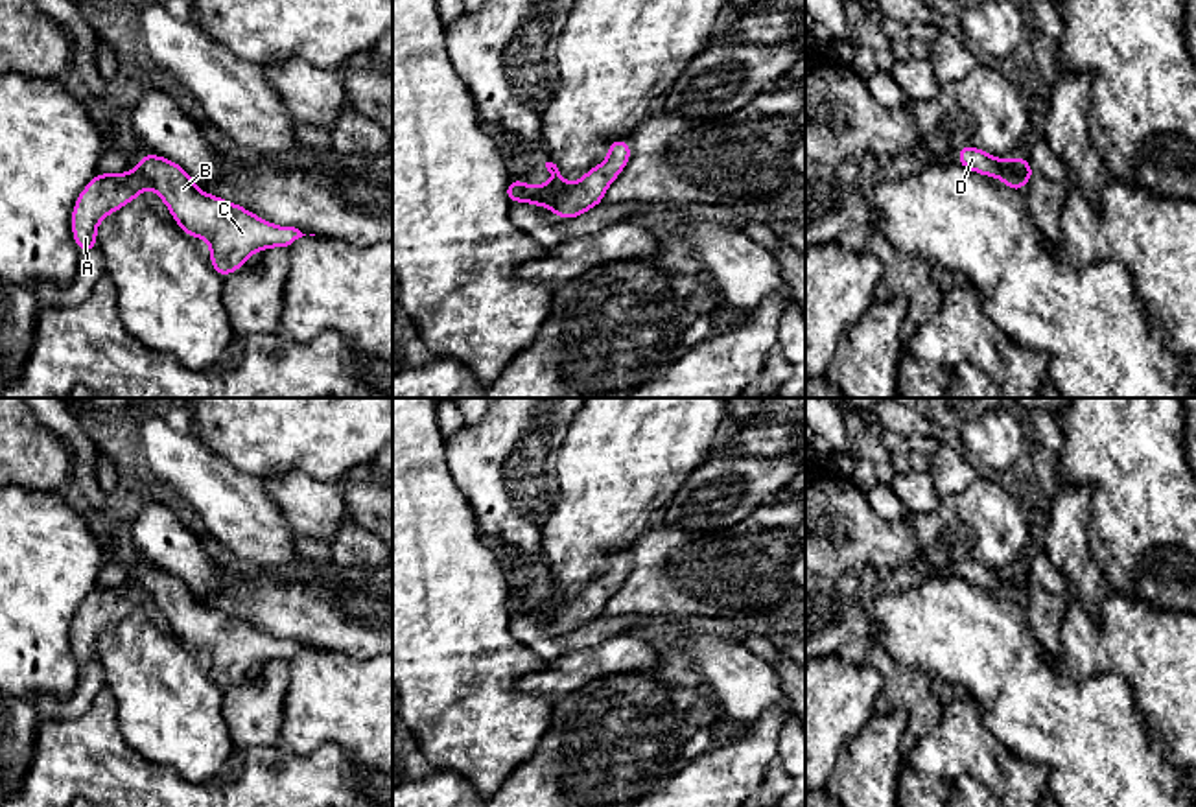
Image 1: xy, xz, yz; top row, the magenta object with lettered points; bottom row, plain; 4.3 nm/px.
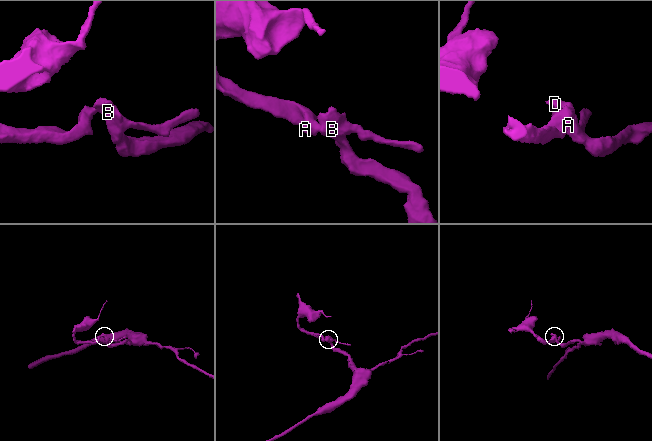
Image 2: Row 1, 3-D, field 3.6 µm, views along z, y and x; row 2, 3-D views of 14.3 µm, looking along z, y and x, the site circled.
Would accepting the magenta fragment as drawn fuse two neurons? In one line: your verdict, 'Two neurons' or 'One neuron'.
Two neurons

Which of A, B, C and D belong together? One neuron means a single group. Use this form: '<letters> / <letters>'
A / B C D

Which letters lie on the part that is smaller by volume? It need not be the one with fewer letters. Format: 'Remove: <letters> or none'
Remove: A

